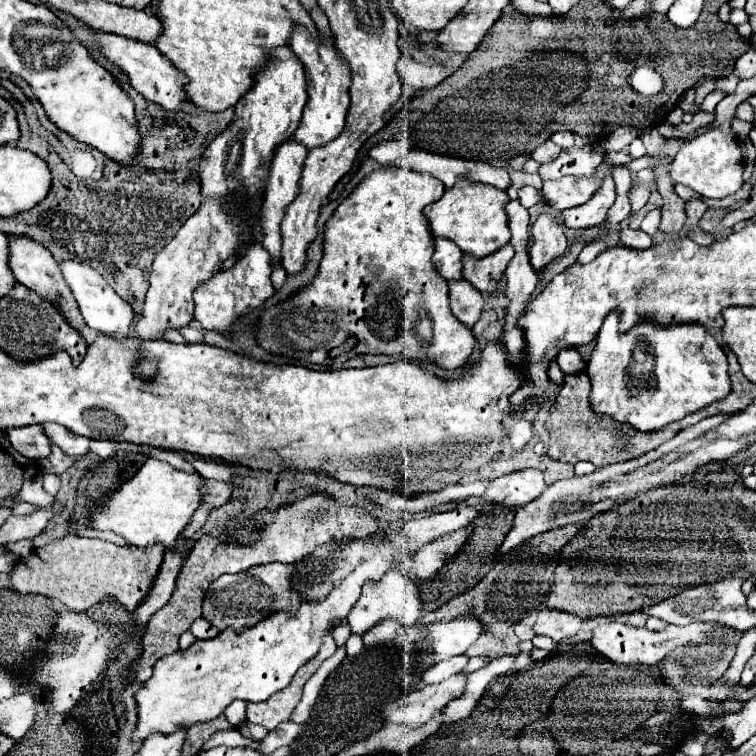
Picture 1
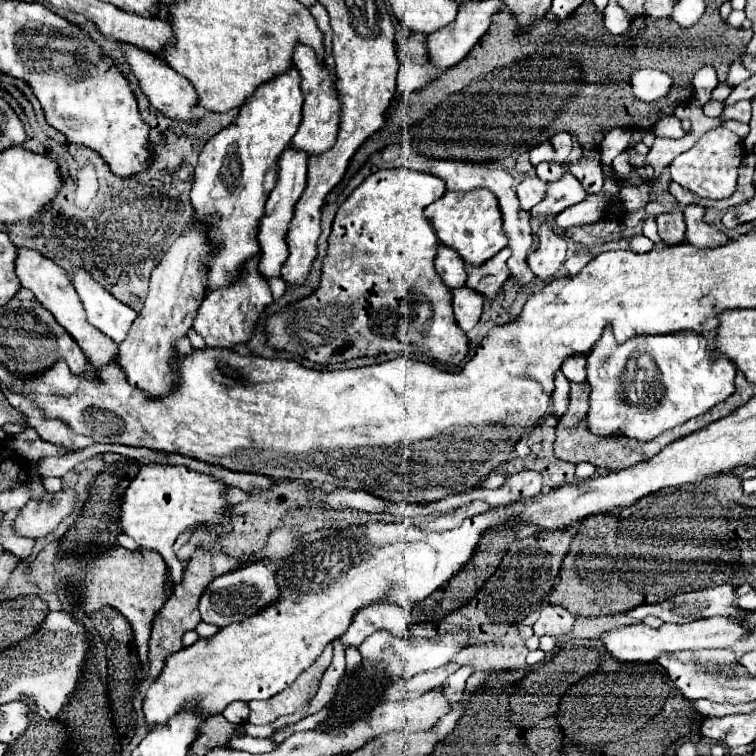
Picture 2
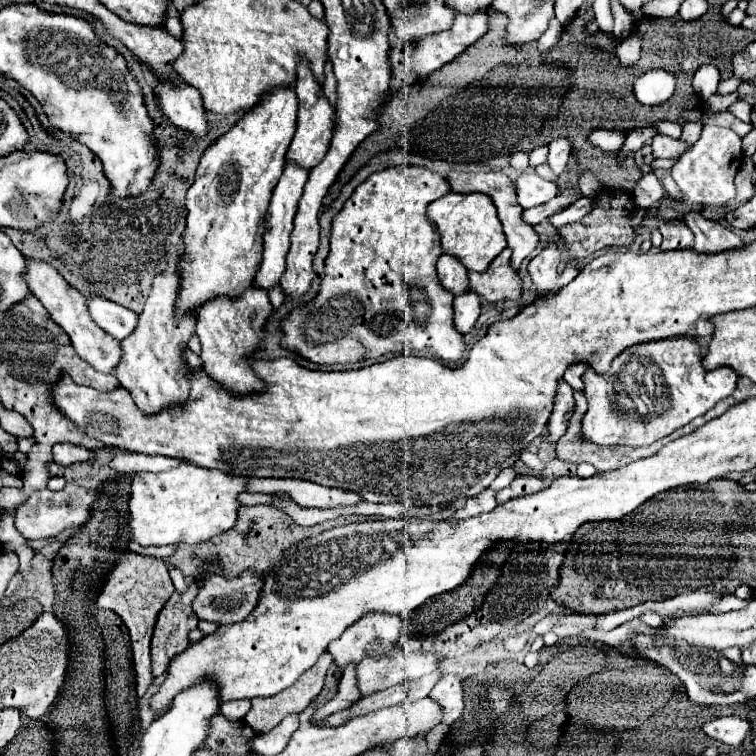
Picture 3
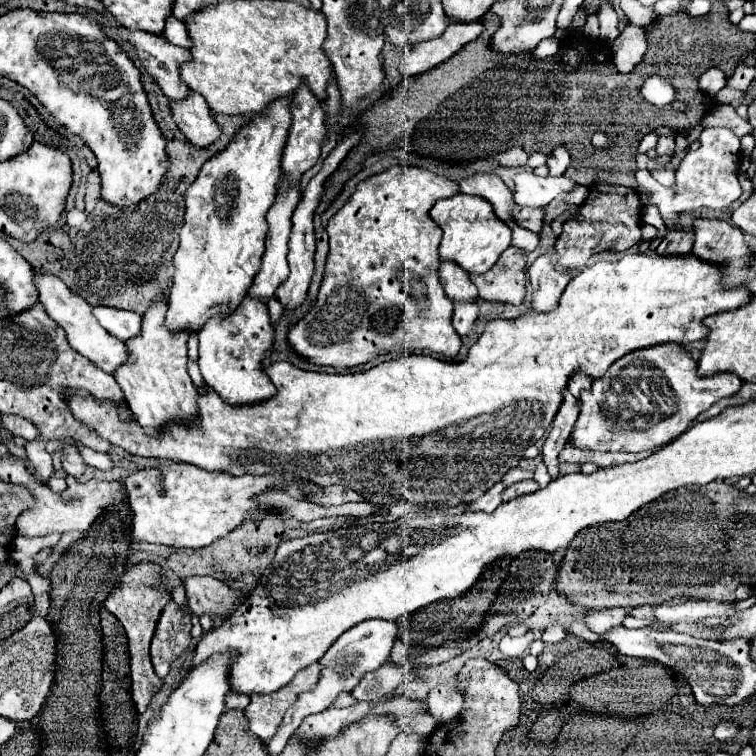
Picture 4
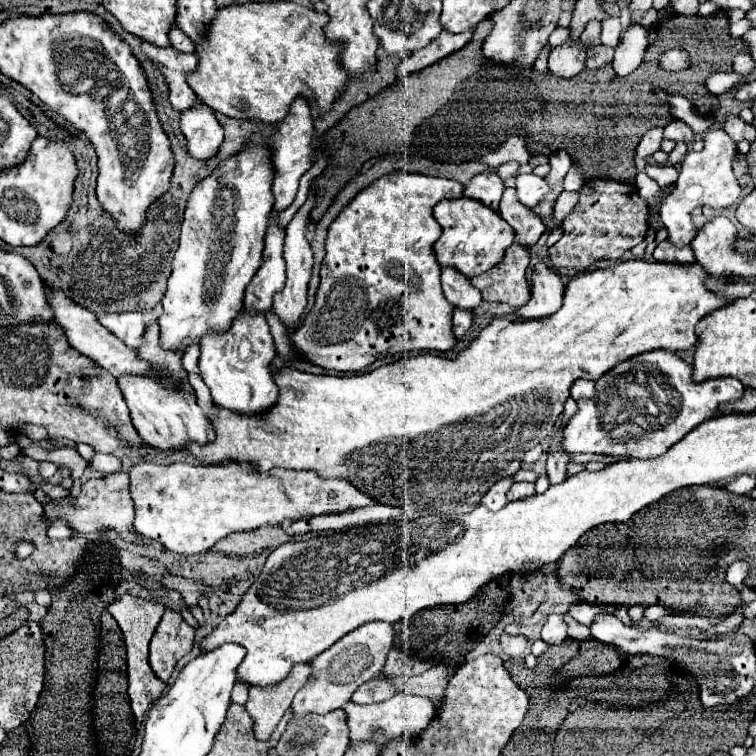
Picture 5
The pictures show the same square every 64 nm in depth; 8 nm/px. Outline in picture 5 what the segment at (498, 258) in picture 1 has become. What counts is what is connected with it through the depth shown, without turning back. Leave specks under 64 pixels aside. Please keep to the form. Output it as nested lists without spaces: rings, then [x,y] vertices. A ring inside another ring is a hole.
[[[513,244],[492,270],[474,276],[470,282],[482,292],[484,300],[506,302],[512,308],[518,308],[530,300],[530,290],[526,282],[528,263],[528,249]]]

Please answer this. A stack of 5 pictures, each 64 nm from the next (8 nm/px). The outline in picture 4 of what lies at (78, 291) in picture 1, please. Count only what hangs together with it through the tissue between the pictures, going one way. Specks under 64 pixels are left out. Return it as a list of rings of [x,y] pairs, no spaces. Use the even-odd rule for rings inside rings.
[[[94,306],[92,314],[102,328],[106,328],[112,336],[122,342],[134,338],[140,332],[142,316],[136,312],[126,312],[114,306]]]

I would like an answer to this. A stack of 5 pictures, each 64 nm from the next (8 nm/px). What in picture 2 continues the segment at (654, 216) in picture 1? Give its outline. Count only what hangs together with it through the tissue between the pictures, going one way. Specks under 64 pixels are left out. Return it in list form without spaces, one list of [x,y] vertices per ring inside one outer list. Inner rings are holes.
[[[649,218],[647,220],[644,220],[643,234],[650,240],[652,240],[654,243],[657,243],[658,240],[661,240],[658,234],[658,228],[655,218]]]

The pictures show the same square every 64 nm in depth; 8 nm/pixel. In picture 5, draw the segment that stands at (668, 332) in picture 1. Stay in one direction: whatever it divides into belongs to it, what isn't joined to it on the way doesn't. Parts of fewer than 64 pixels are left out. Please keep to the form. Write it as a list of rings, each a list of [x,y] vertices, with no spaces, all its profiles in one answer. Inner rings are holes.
[[[652,350],[650,354],[640,354],[638,358],[628,358],[626,362],[608,370],[596,382],[596,394],[592,398],[578,400],[578,412],[564,428],[564,452],[592,452],[592,454],[612,454],[630,458],[656,458],[664,454],[672,444],[676,444],[694,426],[716,416],[716,408],[722,402],[734,402],[742,396],[744,386],[736,378],[712,378],[706,382],[692,382],[692,366],[678,358],[674,352]]]

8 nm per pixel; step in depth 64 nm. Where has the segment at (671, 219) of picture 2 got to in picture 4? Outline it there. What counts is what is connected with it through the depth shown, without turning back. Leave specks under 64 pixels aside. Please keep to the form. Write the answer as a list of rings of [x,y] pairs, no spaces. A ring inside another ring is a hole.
[[[668,230],[660,246],[658,254],[690,254],[694,244],[694,232],[690,230]]]

